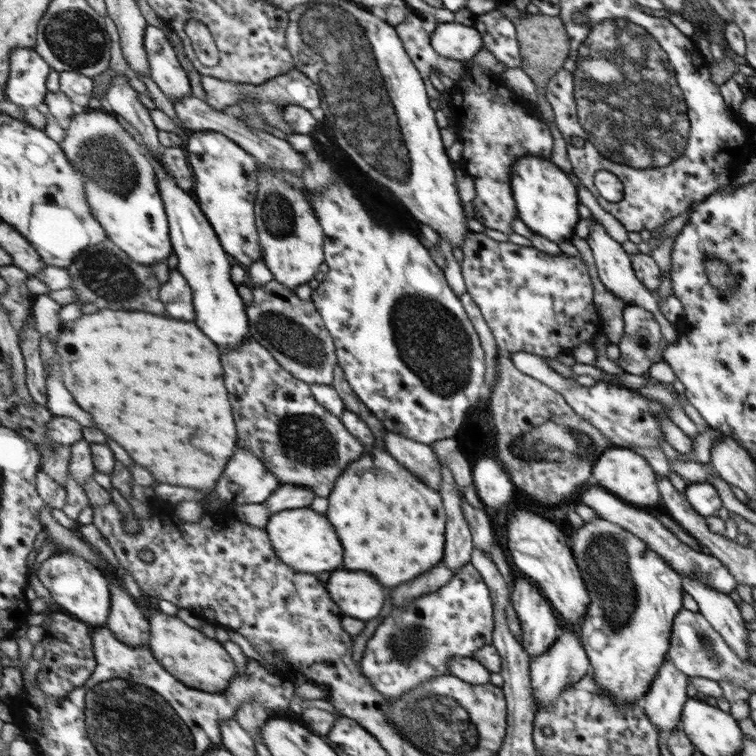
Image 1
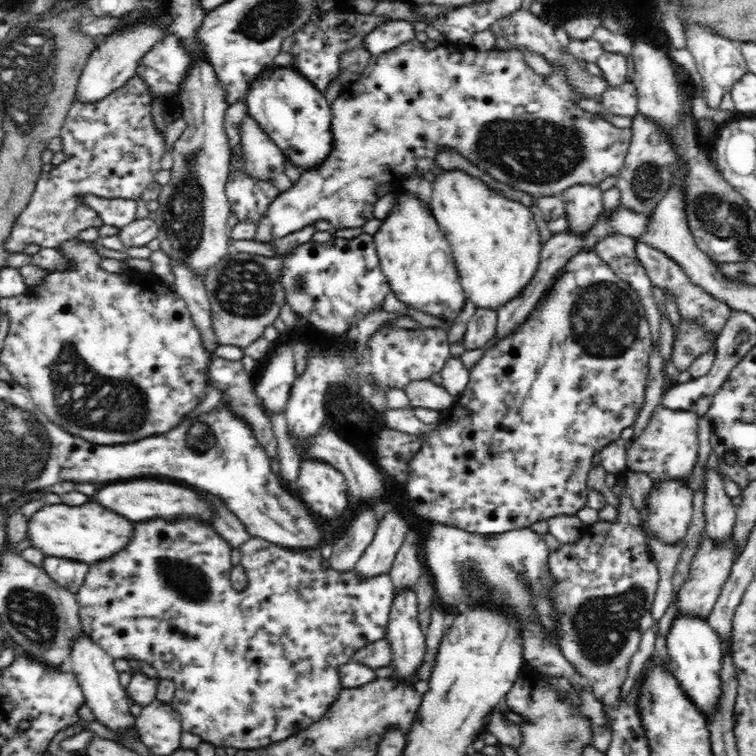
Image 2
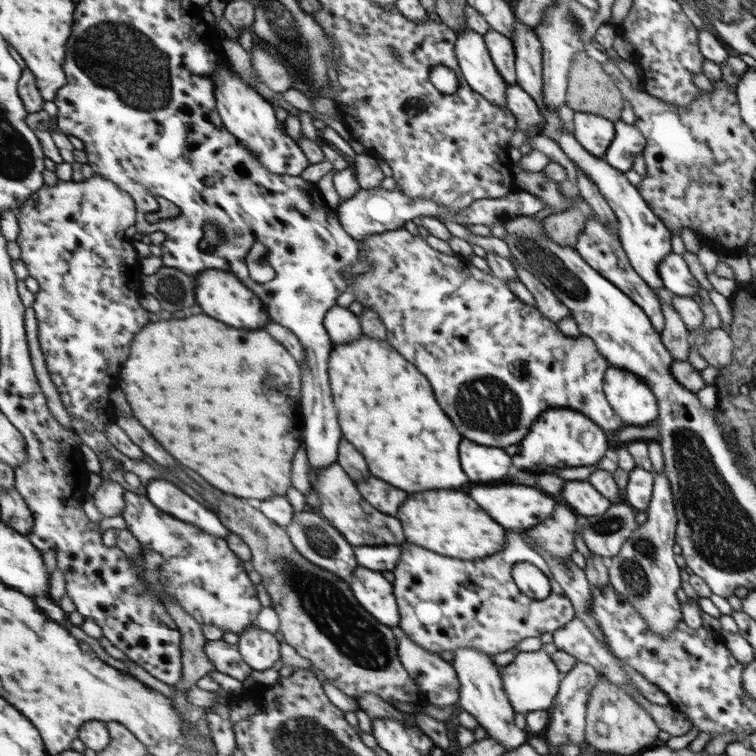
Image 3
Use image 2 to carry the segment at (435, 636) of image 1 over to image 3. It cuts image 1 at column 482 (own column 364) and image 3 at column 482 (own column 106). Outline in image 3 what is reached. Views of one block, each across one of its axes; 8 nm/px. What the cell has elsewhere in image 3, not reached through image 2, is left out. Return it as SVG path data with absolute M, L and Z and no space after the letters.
M510 532L510 538L506 538L504 551L471 561L440 556L410 542L401 544L401 555L393 570L394 588L402 614L400 630L406 633L408 639L430 653L440 655L443 652L456 653L458 649L472 648L490 656L515 648L525 638L554 633L574 620L577 616L576 610L565 589L558 582L552 583L550 594L544 600L534 600L516 586L511 575L512 567L521 562L534 564L545 575L550 578L553 576L552 568L545 558L516 532Z

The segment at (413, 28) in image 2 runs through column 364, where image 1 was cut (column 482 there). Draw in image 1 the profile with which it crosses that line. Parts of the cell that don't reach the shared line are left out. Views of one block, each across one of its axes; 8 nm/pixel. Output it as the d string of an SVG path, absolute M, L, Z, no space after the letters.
M457 22L440 23L431 34L435 51L444 58L467 61L484 48L483 38L478 29Z

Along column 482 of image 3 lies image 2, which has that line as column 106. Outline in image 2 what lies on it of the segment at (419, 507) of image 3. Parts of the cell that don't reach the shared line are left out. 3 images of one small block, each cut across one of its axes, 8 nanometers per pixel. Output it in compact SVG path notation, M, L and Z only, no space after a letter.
M86 502L82 506L52 504L44 506L28 520L27 537L31 546L41 550L46 556L70 558L92 564L114 556L126 547L132 538L134 524L96 502Z

